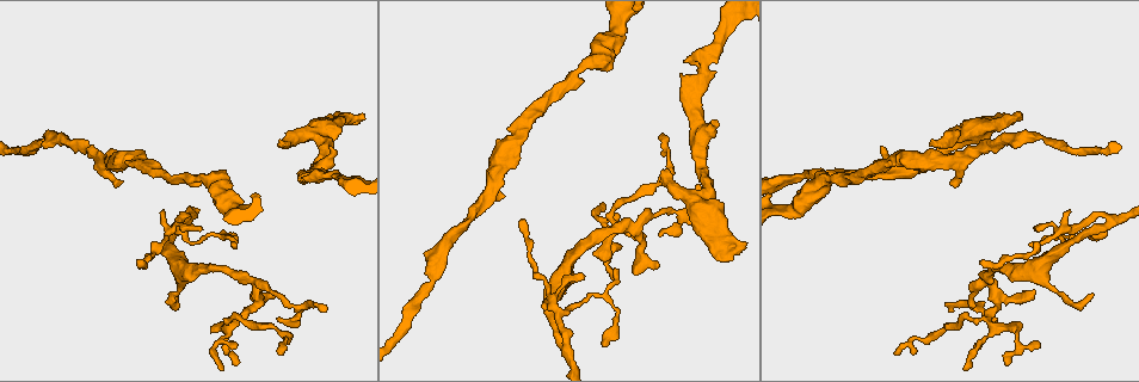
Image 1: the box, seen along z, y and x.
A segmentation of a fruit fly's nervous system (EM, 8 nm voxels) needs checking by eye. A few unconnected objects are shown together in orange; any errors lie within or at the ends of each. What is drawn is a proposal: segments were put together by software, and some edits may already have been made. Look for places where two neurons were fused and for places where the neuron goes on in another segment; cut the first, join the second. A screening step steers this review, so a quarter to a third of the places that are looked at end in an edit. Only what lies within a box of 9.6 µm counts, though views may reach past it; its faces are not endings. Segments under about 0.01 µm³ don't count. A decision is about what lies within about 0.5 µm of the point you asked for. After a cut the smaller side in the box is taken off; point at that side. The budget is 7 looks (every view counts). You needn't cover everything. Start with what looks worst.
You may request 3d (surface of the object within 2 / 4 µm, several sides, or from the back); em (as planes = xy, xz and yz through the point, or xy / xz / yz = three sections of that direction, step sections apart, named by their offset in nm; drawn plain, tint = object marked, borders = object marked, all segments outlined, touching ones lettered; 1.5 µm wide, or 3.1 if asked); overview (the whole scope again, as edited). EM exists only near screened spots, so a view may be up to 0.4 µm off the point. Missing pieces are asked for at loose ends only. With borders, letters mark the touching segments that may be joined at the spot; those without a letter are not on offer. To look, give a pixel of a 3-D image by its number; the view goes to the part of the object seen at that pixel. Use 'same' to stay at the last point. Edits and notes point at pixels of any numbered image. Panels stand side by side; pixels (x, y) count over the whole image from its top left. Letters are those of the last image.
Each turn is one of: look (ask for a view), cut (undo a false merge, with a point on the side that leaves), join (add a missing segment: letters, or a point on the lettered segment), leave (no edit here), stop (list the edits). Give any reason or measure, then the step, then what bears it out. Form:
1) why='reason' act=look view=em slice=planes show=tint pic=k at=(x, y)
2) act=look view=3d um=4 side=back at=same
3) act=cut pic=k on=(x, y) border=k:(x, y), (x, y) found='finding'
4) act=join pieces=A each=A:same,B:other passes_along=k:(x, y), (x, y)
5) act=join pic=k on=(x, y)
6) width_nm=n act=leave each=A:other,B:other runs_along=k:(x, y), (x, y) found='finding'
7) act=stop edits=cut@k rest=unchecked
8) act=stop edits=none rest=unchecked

why='branch stops here' act=look view=3d um=2 side=back pic=1 at=(880, 146)

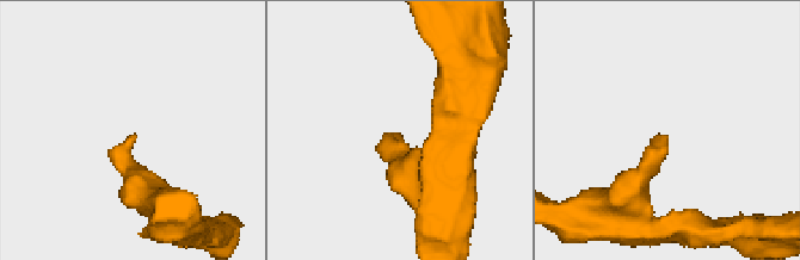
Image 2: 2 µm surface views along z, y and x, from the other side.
why='shape alone is not enough' act=look view=em slice=planes show=borders pic=2 at=(662, 135)

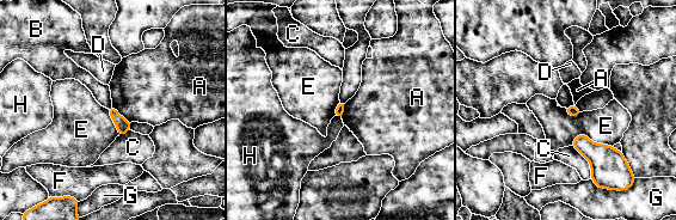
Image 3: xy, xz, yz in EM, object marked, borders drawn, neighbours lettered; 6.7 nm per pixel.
longest_contact=E:280nm act=leave each=A:other,B:other,C:other,D:other,E:other,F:other,G:other,H:other border=3:(112, 105), (130, 122) found='no lettered segment goes on from it'

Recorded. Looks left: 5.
why='end of a long branch' act=look view=3d um=4 pic=1 at=(277, 351)

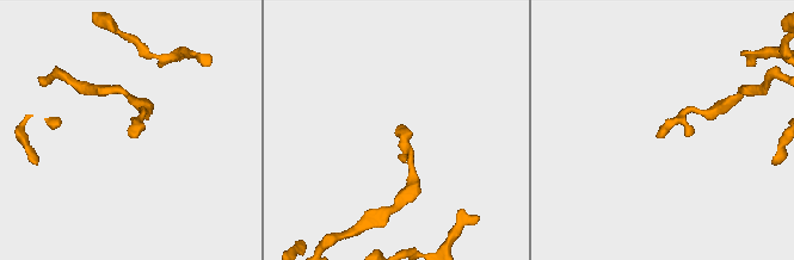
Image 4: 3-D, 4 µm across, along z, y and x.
act=look view=em slice=xy step=4 show=borders pic=4 at=(128, 133)

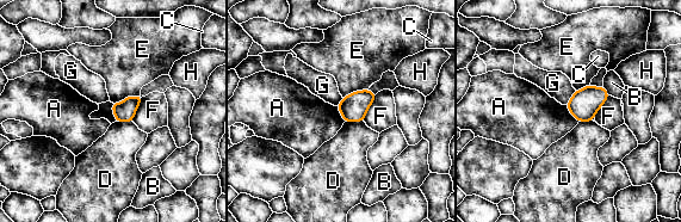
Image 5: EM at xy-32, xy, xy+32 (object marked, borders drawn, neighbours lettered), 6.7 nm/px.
why='cut it another way' act=look view=em slice=xz step=4 show=borders at=same

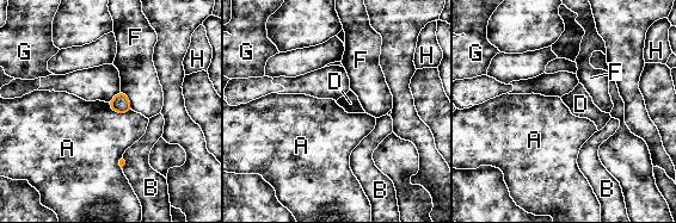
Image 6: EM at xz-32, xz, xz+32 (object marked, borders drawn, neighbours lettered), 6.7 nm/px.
act=leave each=A:other,B:other,D:other,F:other,G:other,H:other found='none of them fits'

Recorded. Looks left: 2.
why='free end' act=look view=em slice=planes show=plain pic=1 at=(502, 195)

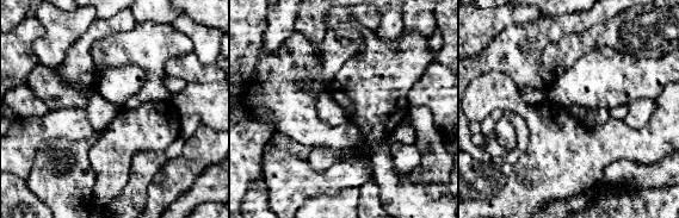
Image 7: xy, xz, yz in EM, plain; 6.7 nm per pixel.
why='what lies round it' act=look view=em slice=planes show=borders at=same

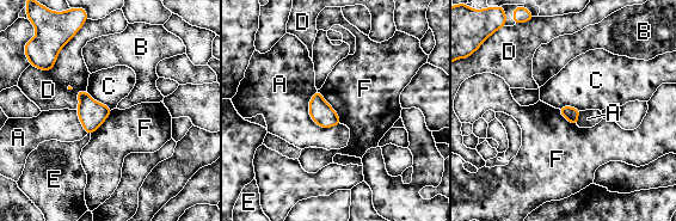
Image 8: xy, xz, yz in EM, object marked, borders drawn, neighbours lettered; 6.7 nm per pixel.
longest_contact=D:340nm act=leave each=A:other,B:other,C:other,D:other,E:other,F:other found='none of them fits'

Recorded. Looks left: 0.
act=stop edits=none rest=unchecked

